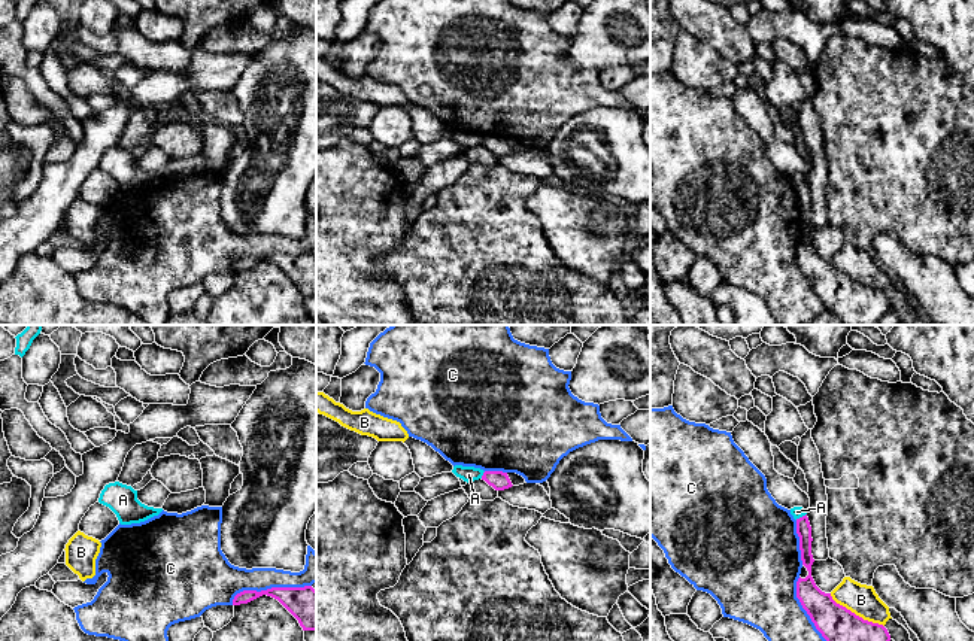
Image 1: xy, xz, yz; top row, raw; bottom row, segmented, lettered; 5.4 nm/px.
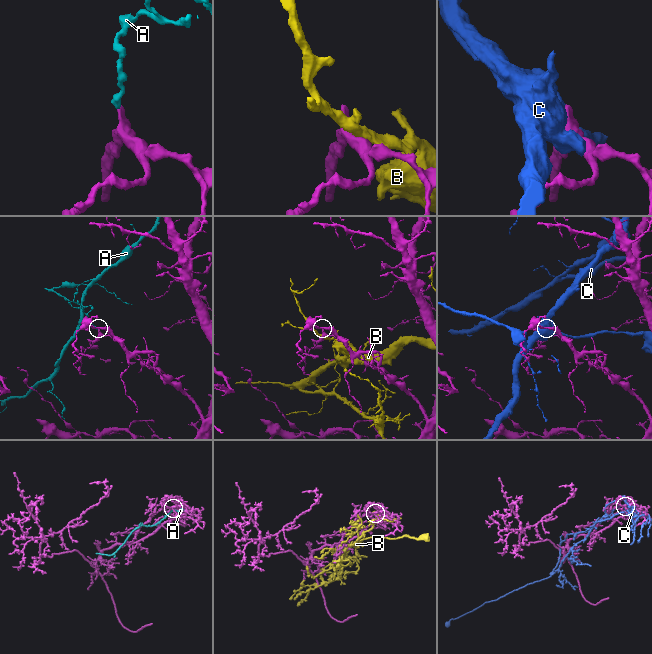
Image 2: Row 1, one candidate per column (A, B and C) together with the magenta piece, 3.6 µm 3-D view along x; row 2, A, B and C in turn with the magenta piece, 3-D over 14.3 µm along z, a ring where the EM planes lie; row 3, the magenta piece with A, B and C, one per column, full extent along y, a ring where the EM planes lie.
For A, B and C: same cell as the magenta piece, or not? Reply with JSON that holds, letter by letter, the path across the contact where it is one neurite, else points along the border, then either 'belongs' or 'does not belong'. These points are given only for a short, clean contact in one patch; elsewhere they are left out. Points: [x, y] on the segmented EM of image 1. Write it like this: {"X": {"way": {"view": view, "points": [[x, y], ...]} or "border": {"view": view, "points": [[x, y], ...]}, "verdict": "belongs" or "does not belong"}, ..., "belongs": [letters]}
{"A": {"border": {"view": "yz", "points": [[806, 513], [795, 519]]}, "verdict": "does not belong"}, "B": {"verdict": "does not belong"}, "C": {"verdict": "does not belong"}, "belongs": []}

